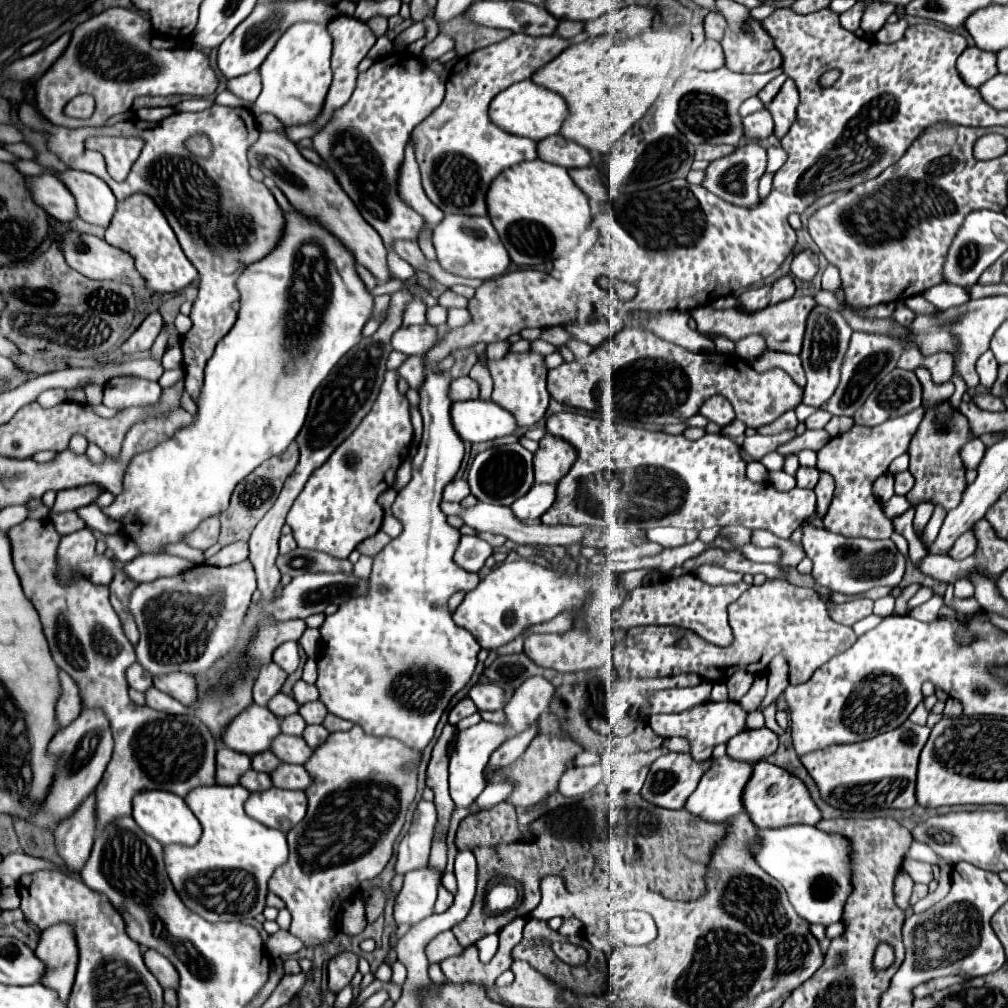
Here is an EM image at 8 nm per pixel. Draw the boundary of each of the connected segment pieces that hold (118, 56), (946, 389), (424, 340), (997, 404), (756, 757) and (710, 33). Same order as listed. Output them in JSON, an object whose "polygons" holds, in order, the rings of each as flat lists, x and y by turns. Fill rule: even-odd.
{"polygons":[[[108,8,86,22,78,24,74,28,74,36,70,46,66,48,64,56,56,60,56,64,36,80,34,90,36,90,36,104,44,118,48,118,54,126,64,126,64,128,78,128,78,126,102,126,110,116,128,112,132,108,134,98,138,96,172,96,172,94,188,94,188,96,198,96,206,98,214,94,218,80,214,70,208,64,208,56,196,48,174,48,174,50,152,50,150,42,144,40,142,36,150,32,150,22,134,10,128,8],[78,94,92,94,96,100,96,110,90,118,70,118,64,114,64,106]],[[918,366,914,372,916,372,916,376,918,376,920,382,922,382,922,390,924,390,922,404,940,404,940,400,946,400,946,398,952,396,952,392,954,392,954,384,952,384,952,382,936,384,936,382,932,380,930,370,924,368,924,366]],[[400,326,392,336,392,348,410,356,410,354,424,354,436,344,436,328,426,326]],[[992,394,978,396,978,398,974,398,974,402,980,404,980,408,984,408,984,410,1006,410,1004,404,1000,400,996,400,996,396,992,396]],[[758,728,758,730,744,730,736,734,732,740,726,742,728,746,728,756,740,762,756,764,776,752,778,748,778,736,768,730,768,728]],[[708,12,708,14,706,14,706,18,704,18,704,32,706,32,706,38,720,40,722,34,724,34,724,28,726,28,724,16,720,16,718,12]]]}

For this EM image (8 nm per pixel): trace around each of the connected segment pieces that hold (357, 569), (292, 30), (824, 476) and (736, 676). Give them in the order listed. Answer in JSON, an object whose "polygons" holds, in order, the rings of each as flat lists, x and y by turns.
{"polygons":[[[360,556,360,560,354,564,354,574,358,578,368,578,370,568,372,568,372,562,374,562,372,556]],[[298,22,290,26,266,60,260,66,262,92,252,104,252,114,270,112,288,124,302,124,320,114,320,104,328,92,332,72,330,72,330,54,332,54,332,36,328,34,326,24,316,22]],[[820,472,820,480,818,480,814,492,818,496,818,512,820,512,820,516,824,516,824,512,830,506,832,494,834,494,834,480,828,472]],[[734,672,734,674,726,680,730,698,738,702,738,700,750,690,752,682,754,682,754,676,752,676,752,674,748,674,748,672]]]}

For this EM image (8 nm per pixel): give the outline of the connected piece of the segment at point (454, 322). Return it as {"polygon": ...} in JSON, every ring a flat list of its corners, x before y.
{"polygon":[[454,308,454,310,448,310,448,322,446,324,450,328,460,328,460,326,466,326,470,320,472,320,472,316,470,316,468,310]]}

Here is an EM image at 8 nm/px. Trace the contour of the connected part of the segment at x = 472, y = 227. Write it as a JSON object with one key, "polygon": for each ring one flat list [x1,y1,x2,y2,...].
{"polygon":[[452,214,446,216,436,228,434,228,434,248,438,254,440,266,456,276,464,278,480,278,490,280,500,274,504,274,510,266,510,256,500,242,492,222,488,216,460,216]]}

